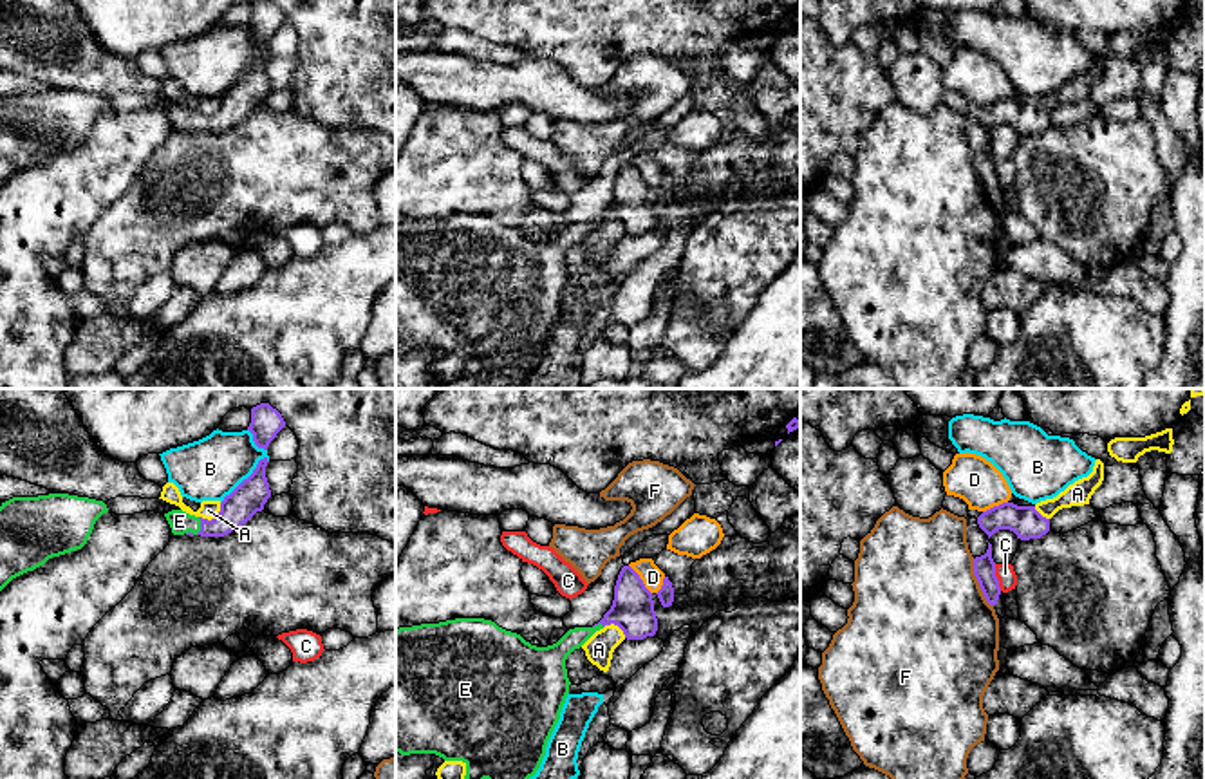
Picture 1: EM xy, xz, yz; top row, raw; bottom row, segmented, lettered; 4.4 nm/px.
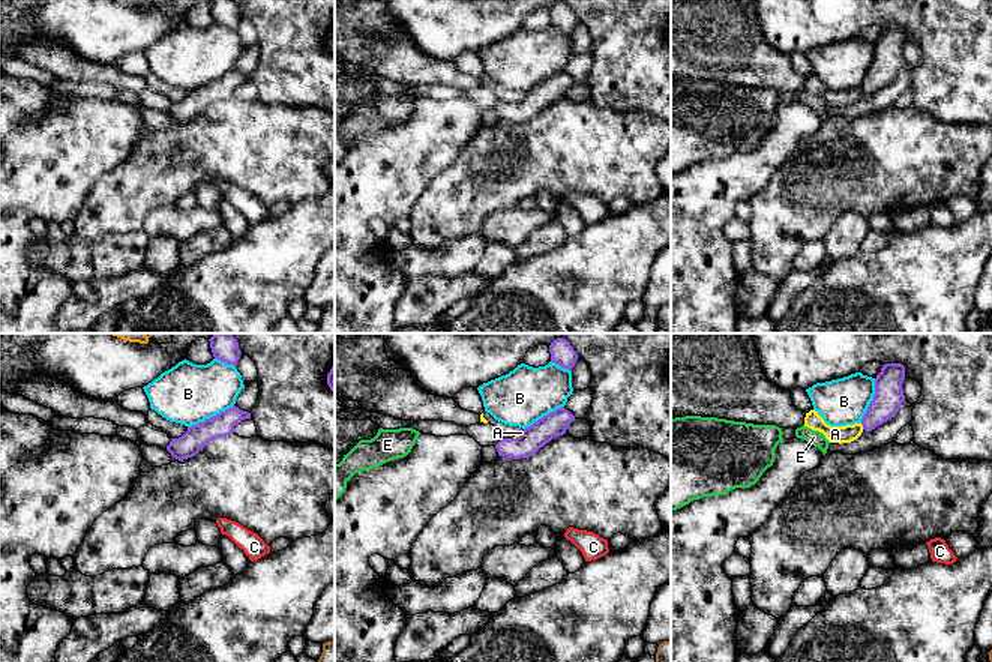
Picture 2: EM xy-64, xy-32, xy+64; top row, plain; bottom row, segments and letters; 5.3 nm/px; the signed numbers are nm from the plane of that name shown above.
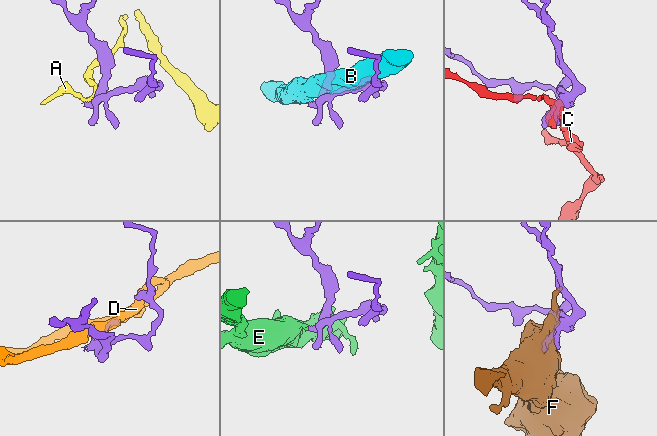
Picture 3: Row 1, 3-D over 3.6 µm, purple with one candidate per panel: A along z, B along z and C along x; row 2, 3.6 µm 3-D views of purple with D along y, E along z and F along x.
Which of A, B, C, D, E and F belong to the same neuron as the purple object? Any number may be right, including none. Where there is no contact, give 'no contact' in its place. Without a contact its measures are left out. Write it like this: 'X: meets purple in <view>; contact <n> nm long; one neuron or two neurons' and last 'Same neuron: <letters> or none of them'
A: meets purple in xy; contact 120 nm long; two neurons
B: meets purple in xy; contact 300 nm long; two neurons
C: meets purple in yz; contact 120 nm long; two neurons
D: meets purple in xz; contact 170 nm long; two neurons
E: meets purple in xy; contact 100 nm long; one neuron
F: meets purple in yz; contact 240 nm long; two neurons
Same neuron: E

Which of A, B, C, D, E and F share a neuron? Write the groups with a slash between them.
A / B / C / D / E / F

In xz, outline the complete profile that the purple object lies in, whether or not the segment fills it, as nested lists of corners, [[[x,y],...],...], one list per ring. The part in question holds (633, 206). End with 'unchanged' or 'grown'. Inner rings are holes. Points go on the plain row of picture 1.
[[[631,161],[621,163],[612,201],[598,219],[569,224],[547,242],[531,240],[520,230],[484,213],[455,213],[396,224],[396,347],[435,349],[444,356],[462,356],[464,376],[477,380],[473,389],[511,389],[537,369],[546,351],[547,336],[569,289],[567,251],[611,219],[618,221],[627,235],[643,235],[658,226],[652,188]]]; grown

